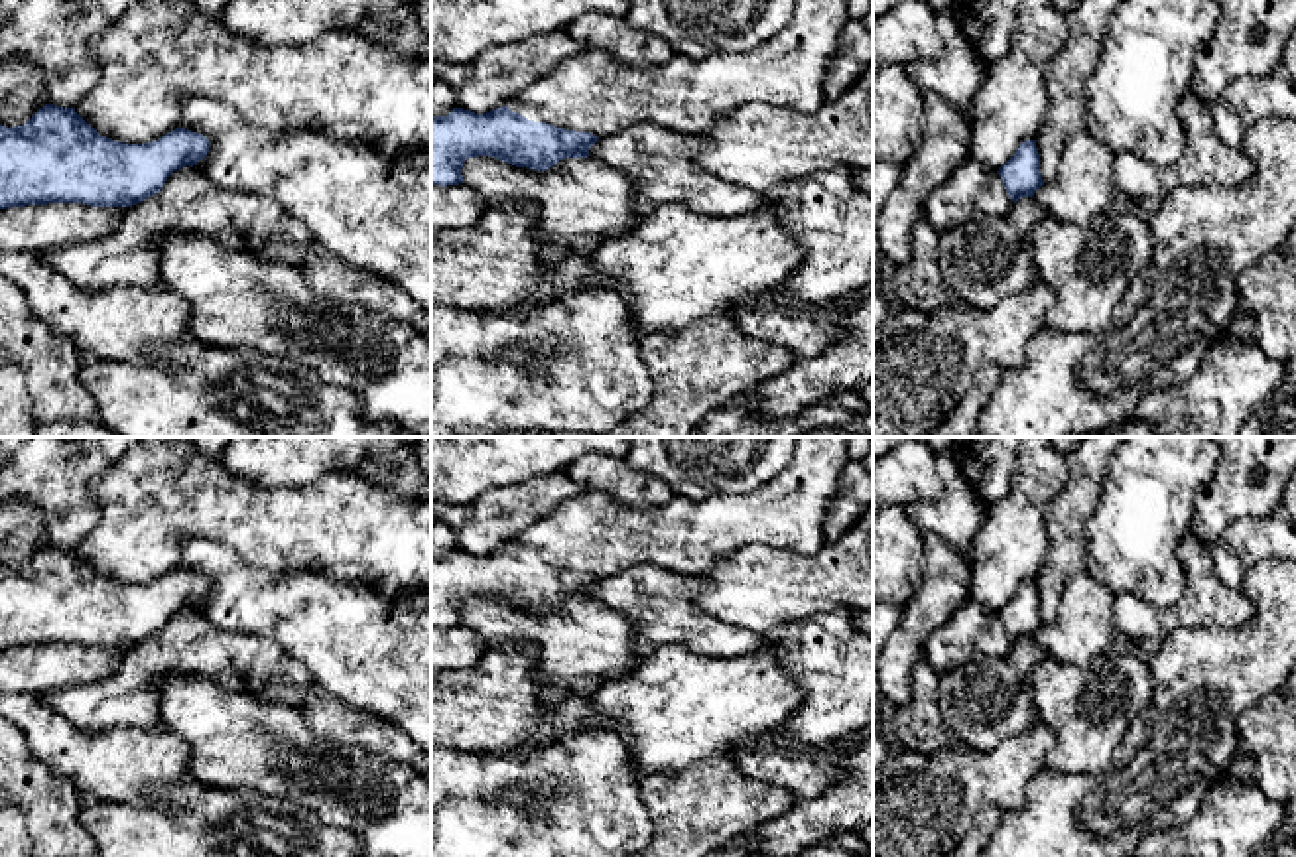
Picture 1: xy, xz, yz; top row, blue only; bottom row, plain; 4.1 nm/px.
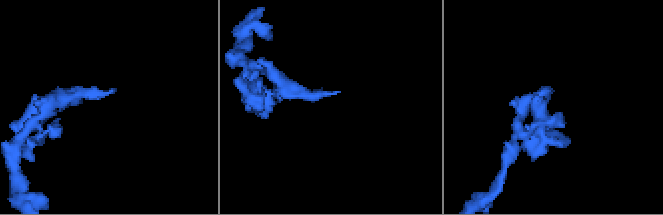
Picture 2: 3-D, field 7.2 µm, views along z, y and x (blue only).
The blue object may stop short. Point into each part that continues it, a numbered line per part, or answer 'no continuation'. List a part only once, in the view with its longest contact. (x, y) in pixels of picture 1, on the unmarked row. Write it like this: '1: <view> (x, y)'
1: xz (591, 532)

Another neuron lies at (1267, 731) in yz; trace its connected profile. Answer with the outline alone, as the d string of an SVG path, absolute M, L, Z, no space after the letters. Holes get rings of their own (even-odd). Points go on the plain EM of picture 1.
M1296 666L1288 680L1237 719L1239 747L1255 764L1255 782L1274 802L1296 796Z

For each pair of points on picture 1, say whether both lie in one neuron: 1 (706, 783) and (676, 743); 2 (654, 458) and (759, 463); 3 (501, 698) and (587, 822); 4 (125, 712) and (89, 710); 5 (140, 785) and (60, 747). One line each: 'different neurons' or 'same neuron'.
1: different neurons
2: same neuron
3: different neurons
4: same neuron
5: same neuron

